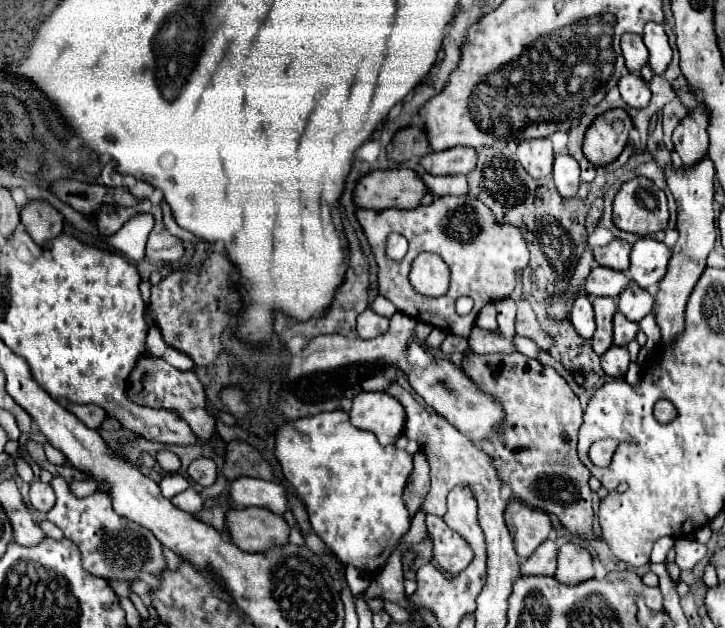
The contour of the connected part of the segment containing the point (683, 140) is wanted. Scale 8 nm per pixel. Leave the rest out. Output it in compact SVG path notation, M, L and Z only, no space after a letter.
M697 106L693 114L683 118L673 132L673 146L685 168L695 166L707 156L709 136L707 136L709 116L703 106Z

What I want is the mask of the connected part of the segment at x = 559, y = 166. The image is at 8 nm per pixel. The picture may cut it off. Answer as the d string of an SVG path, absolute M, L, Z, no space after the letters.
M557 154L555 162L553 162L553 178L555 178L555 186L557 190L571 198L573 194L577 194L579 190L579 166L577 160L573 160L573 156L569 154Z

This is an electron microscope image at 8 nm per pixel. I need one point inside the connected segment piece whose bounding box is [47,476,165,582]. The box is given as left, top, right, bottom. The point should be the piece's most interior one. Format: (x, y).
(111, 547)

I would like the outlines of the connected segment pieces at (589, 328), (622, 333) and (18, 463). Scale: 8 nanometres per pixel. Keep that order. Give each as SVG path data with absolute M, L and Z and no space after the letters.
M579 296L575 300L573 310L571 310L571 324L583 340L593 338L593 334L595 334L595 316L593 316L593 306L591 306L589 296Z
M615 312L613 316L613 344L627 346L637 336L639 326L635 322L629 322L621 312Z
M21 456L14 458L15 466L18 476L27 483L31 483L34 480L34 473L30 464Z

